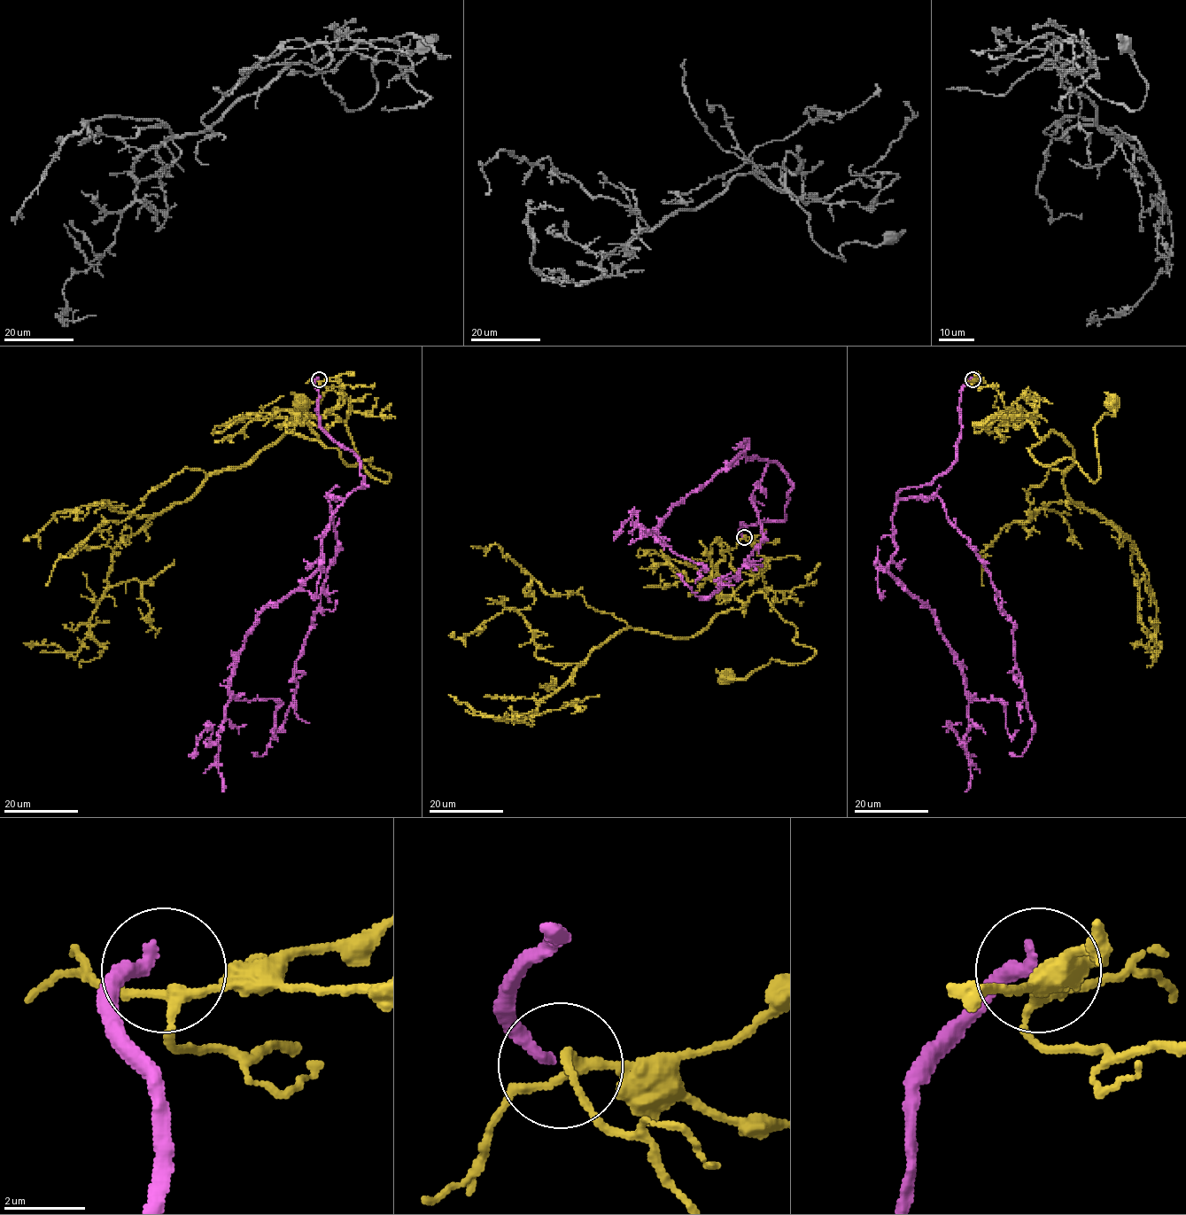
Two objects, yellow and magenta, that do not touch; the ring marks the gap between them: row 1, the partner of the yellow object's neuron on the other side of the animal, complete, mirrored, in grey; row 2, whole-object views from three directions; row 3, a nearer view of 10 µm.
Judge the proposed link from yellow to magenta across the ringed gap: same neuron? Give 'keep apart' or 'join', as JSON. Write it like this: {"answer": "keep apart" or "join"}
{"answer": "keep apart"}

